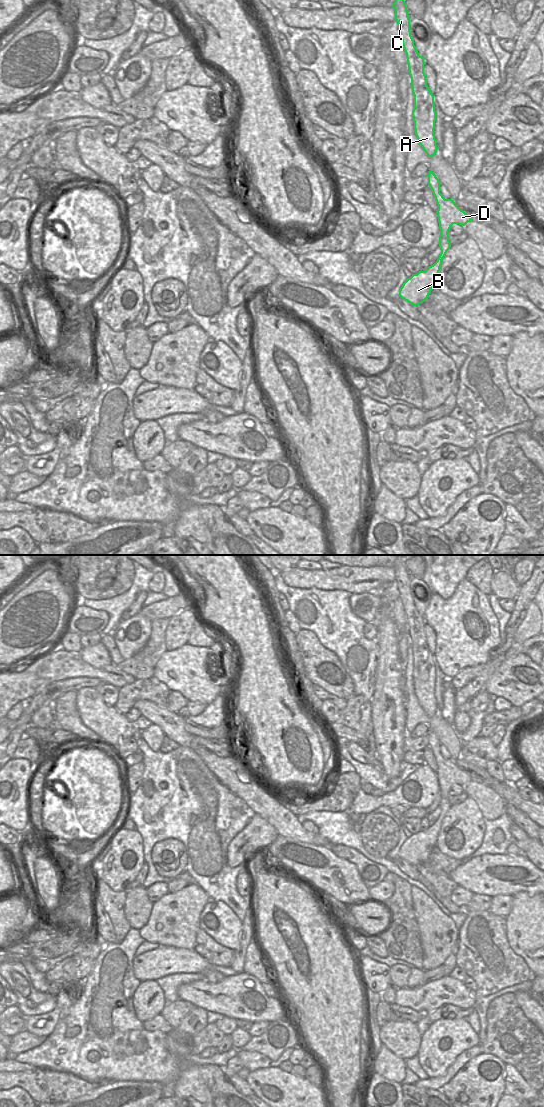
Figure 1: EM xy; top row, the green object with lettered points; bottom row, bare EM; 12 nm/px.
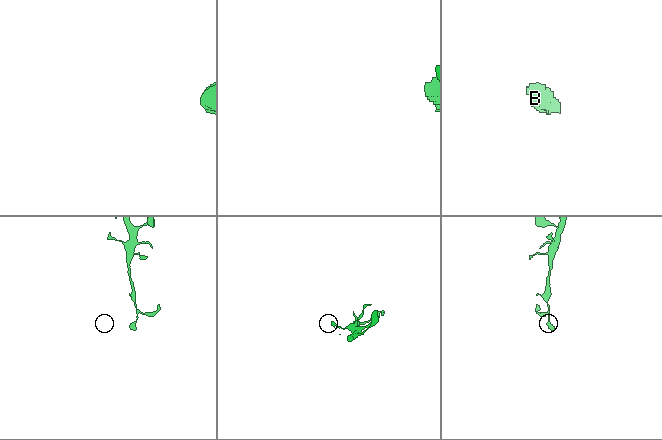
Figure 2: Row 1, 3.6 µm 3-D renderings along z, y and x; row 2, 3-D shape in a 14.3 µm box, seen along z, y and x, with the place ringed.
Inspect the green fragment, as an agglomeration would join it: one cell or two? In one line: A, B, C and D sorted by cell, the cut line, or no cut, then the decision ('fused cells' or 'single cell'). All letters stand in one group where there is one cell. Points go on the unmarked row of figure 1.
A B C D; no cut; single cell

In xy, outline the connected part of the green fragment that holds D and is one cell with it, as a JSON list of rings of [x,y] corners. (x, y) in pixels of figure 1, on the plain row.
[[[429,731],[428,746],[431,748],[438,765],[436,775],[438,777],[440,796],[439,807],[441,813],[437,821],[429,826],[425,831],[419,831],[412,834],[410,838],[403,843],[399,850],[399,856],[413,866],[423,863],[429,856],[433,847],[436,846],[442,820],[451,804],[449,801],[449,790],[453,784],[465,786],[472,781],[471,777],[461,770],[452,759],[445,759],[440,753],[440,741],[436,735]]]

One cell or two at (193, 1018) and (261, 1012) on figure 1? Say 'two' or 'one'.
two

